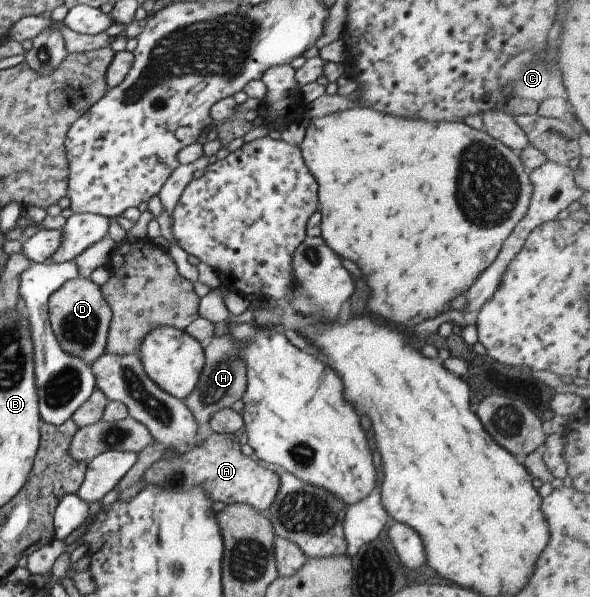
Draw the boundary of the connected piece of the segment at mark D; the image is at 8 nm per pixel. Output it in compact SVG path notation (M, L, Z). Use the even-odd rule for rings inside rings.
M76 276L62 283L46 303L48 308L48 321L52 335L58 343L58 347L76 359L90 365L105 351L105 341L109 328L111 311L108 304L102 299L99 287L89 278Z

